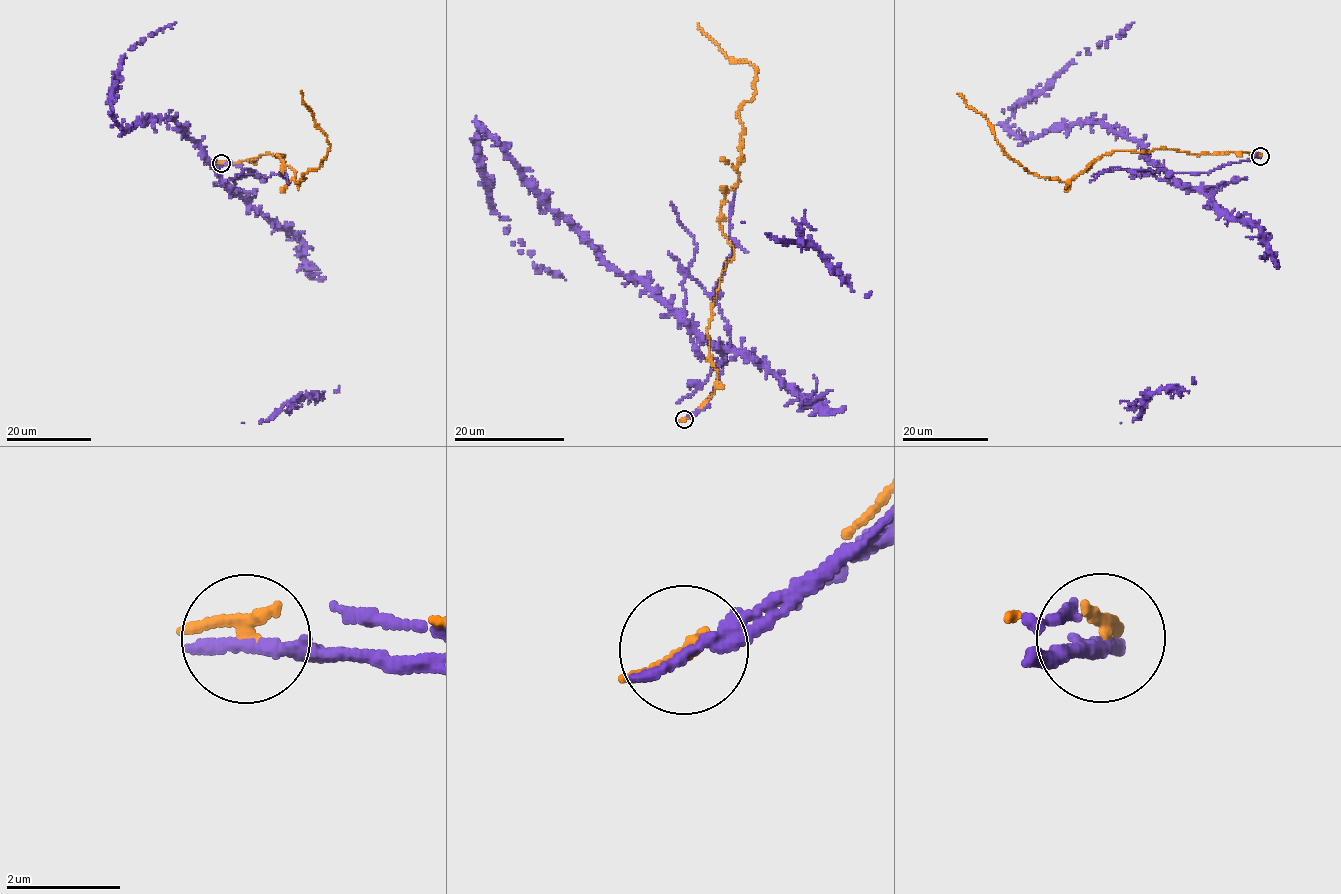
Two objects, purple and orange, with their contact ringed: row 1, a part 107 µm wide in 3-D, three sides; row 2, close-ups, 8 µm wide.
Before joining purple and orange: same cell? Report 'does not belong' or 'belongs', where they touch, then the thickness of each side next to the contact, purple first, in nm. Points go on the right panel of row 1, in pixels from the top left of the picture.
does not belong | (1260, 156) | 280/240 nm

